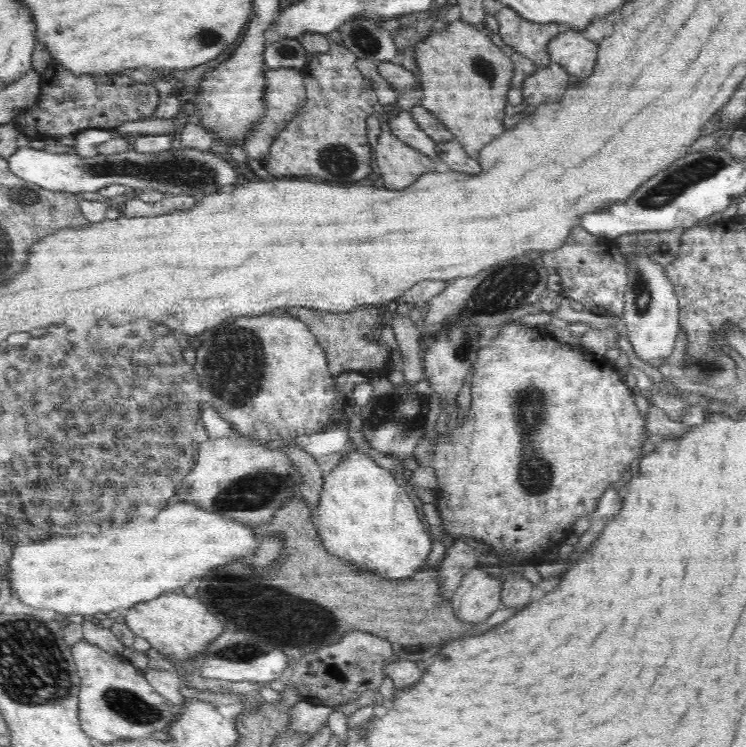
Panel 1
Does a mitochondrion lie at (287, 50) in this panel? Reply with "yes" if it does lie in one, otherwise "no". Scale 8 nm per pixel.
yes

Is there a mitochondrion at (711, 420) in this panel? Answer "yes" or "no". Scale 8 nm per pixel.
no

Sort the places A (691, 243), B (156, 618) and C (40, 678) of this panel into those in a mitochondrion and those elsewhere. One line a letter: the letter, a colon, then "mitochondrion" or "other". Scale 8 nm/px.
A: other
B: other
C: mitochondrion

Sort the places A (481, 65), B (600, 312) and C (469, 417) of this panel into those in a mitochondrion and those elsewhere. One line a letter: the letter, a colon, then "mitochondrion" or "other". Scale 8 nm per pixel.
A: mitochondrion
B: other
C: other

